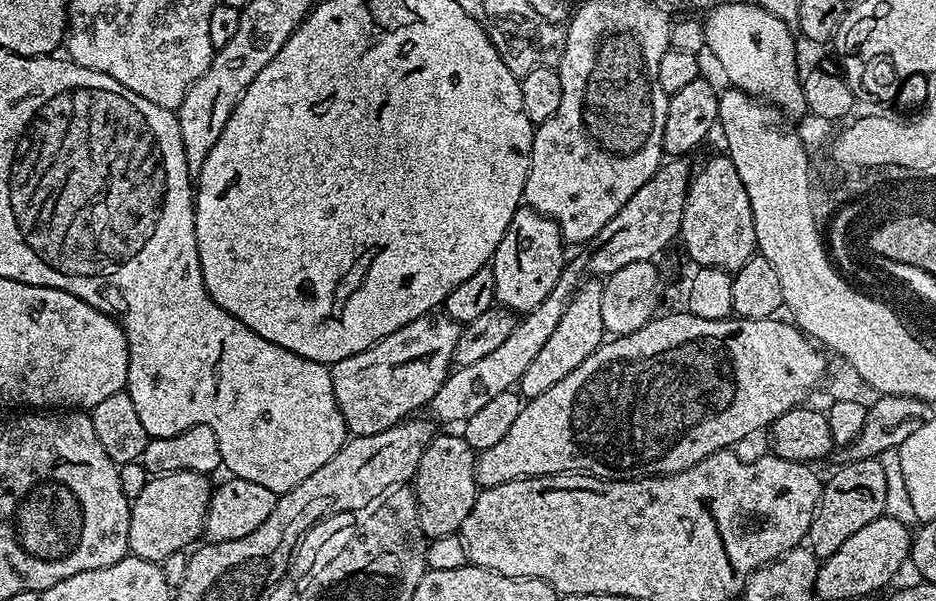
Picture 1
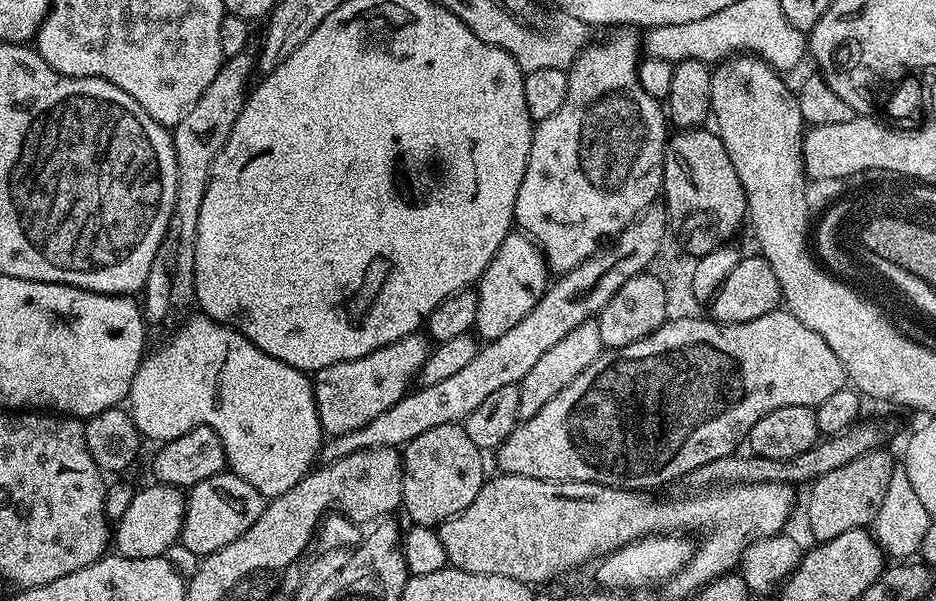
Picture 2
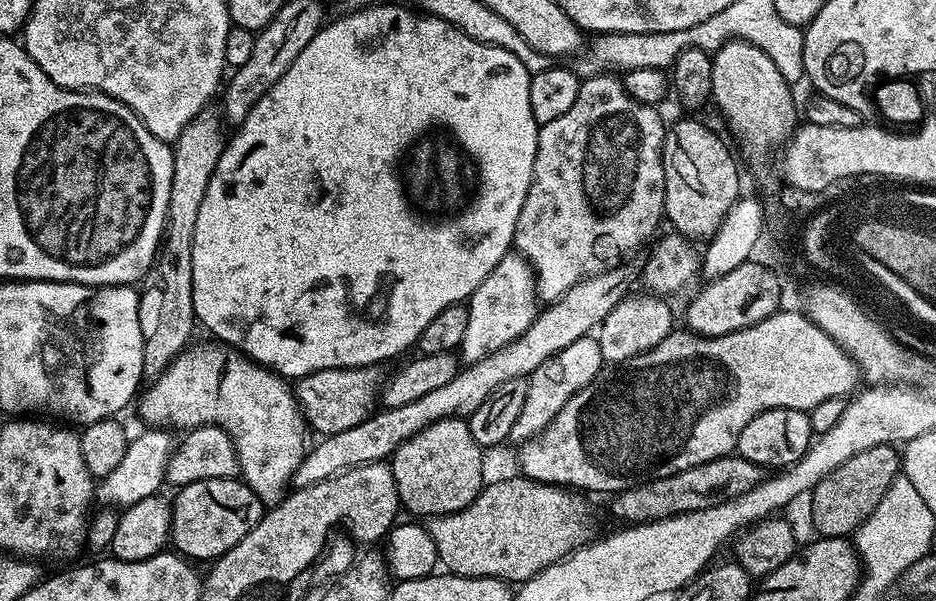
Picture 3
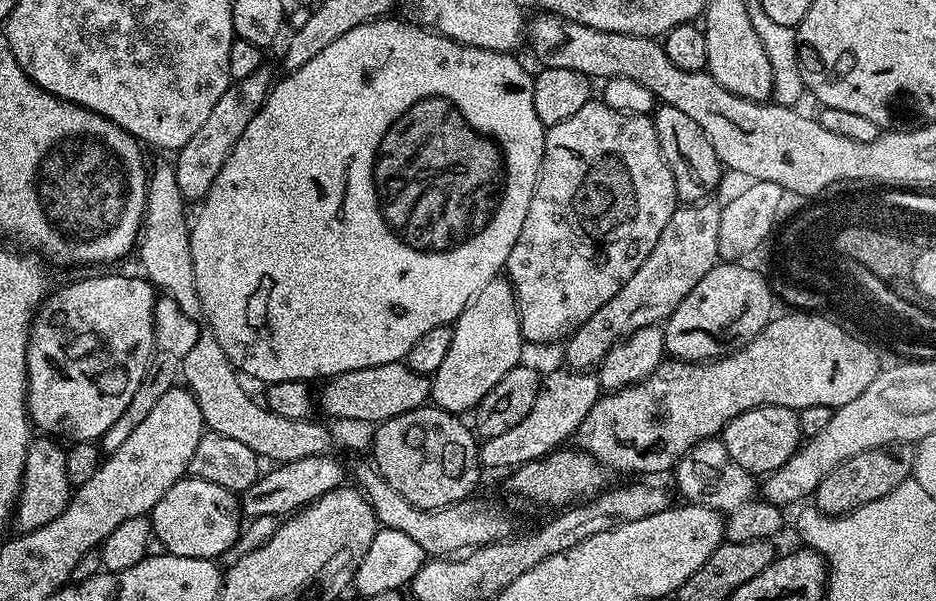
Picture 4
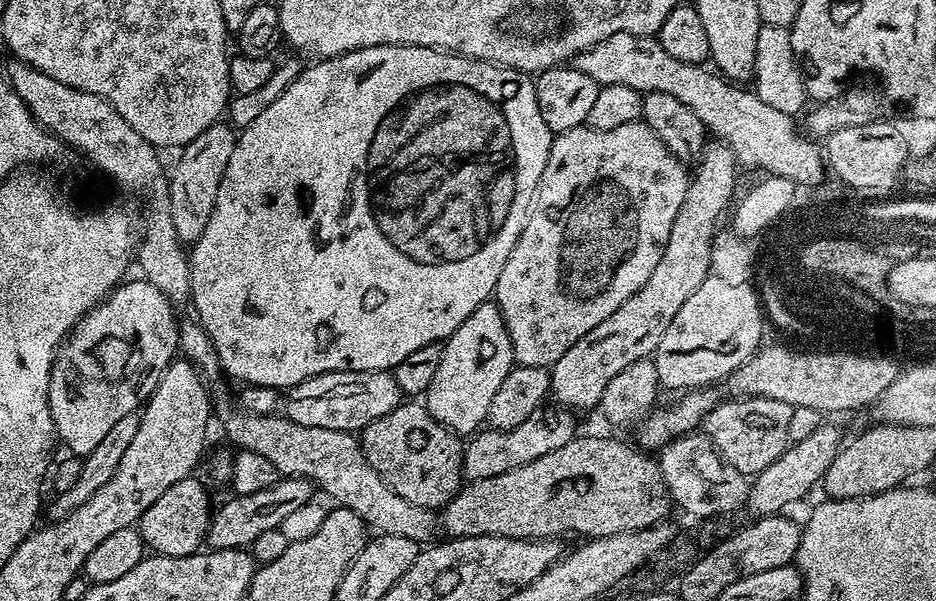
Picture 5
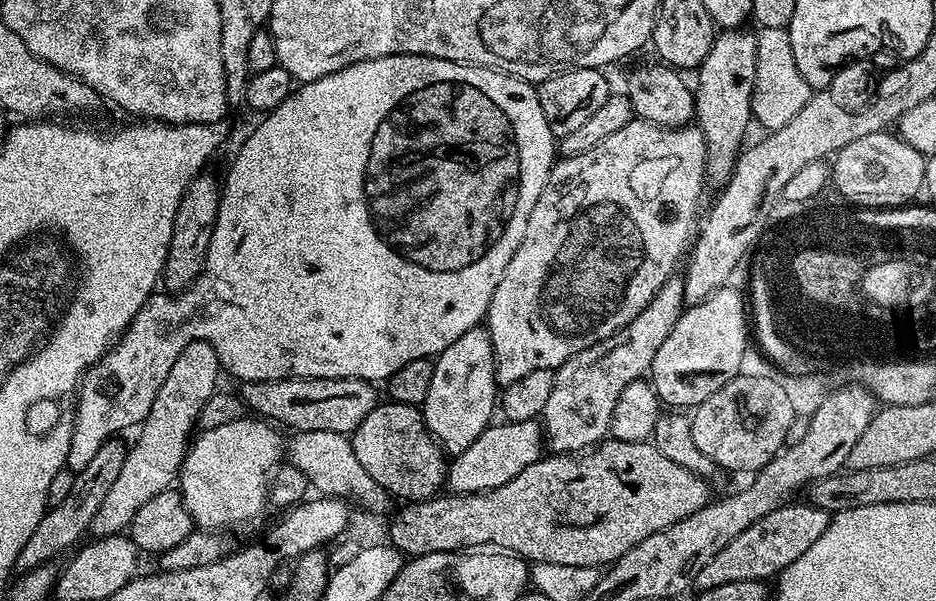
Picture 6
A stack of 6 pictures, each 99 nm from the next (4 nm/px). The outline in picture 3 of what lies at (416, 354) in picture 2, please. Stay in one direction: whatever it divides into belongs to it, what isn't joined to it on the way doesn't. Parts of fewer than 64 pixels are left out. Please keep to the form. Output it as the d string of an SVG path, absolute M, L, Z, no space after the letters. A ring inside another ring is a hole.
M375 367L367 368L331 368L318 370L295 381L294 395L296 403L304 414L307 427L312 428L321 437L330 434L342 434L350 426L358 426L367 416L371 416L378 404L378 380L376 384Z

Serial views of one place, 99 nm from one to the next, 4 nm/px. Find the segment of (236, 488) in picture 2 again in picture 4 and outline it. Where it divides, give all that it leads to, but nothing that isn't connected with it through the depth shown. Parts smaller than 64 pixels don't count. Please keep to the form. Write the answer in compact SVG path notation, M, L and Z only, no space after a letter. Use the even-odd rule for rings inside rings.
M189 475L174 482L174 486L170 486L170 490L166 490L162 498L158 498L150 513L155 543L160 543L167 555L207 560L216 560L223 552L228 552L235 546L236 539L240 536L240 520L242 521L242 500L237 493L226 490L226 486L218 486L218 482L206 482L202 478Z

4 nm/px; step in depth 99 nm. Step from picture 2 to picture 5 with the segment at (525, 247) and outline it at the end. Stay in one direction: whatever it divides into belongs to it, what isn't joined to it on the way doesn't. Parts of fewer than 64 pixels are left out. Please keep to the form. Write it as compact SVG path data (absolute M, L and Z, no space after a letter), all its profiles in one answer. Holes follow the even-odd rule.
M494 302L478 306L478 310L474 310L474 314L470 314L470 318L466 318L466 322L462 322L462 326L458 326L458 330L454 330L454 334L443 341L442 362L438 362L434 382L430 382L426 393L428 413L452 432L475 433L487 421L490 402L498 391L498 386L502 386L506 374L510 374L513 367L512 343L506 330L506 322L502 318L502 310Z

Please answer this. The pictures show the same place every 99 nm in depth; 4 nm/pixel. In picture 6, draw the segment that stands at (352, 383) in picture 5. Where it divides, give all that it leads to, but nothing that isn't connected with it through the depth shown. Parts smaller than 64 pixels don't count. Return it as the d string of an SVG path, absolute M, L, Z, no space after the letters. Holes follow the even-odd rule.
M290 376L287 380L249 380L239 387L238 395L249 413L292 432L330 430L351 434L378 403L372 389L375 387L367 380L300 380Z

